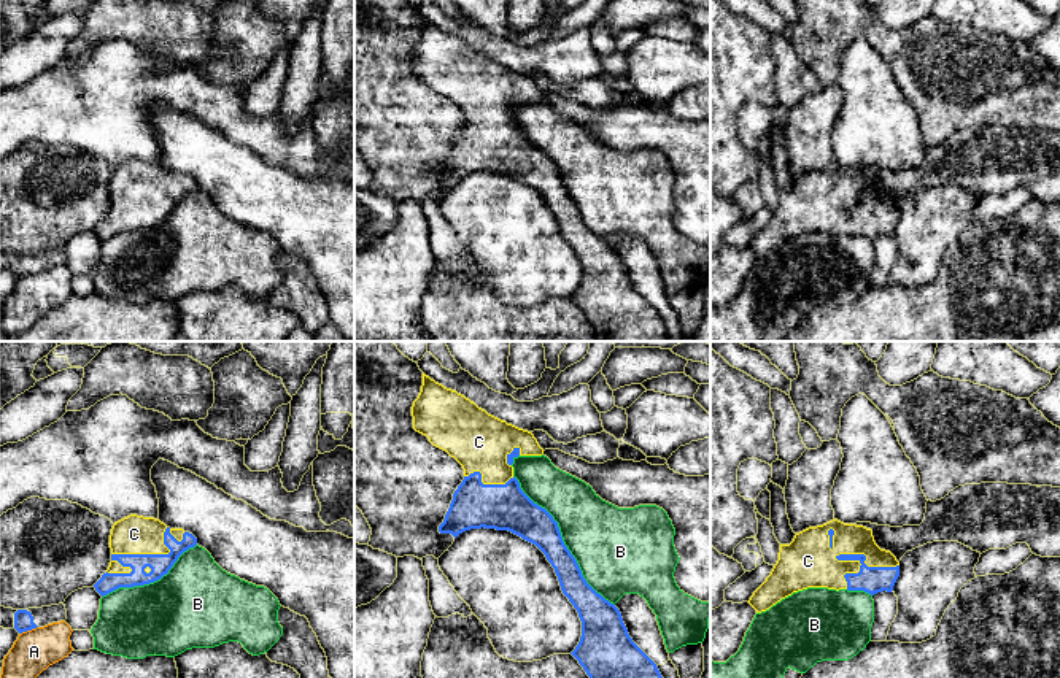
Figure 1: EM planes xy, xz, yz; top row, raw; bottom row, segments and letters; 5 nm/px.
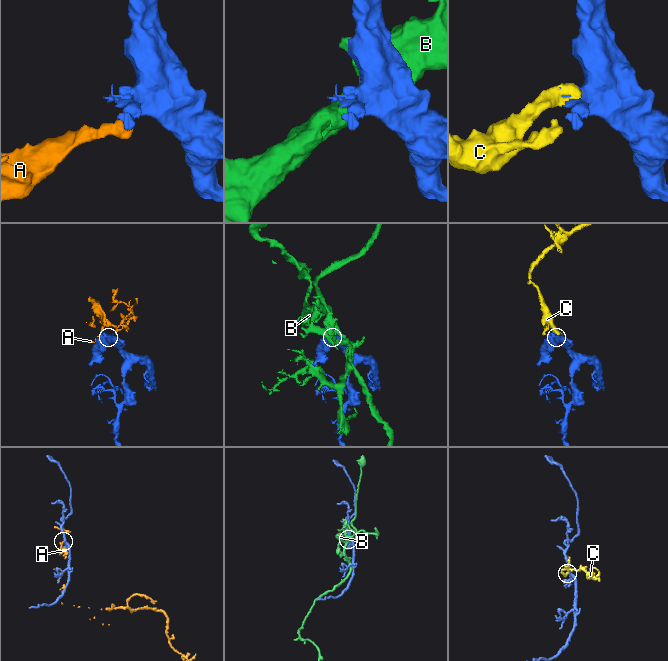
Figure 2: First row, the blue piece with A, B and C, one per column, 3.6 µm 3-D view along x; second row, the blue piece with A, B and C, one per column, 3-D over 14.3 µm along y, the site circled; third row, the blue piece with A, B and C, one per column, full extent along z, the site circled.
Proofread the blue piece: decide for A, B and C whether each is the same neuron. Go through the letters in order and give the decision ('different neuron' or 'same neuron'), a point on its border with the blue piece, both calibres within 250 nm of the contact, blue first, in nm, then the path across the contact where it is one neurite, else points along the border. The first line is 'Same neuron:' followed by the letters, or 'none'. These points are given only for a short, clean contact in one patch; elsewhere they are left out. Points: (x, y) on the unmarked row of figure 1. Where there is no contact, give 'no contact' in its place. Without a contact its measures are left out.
Same neuron: C
A: different neuron | xy (27, 273) | 100/220 nm | along xy (37, 270), (19, 278)
B: different neuron | xz (561, 184) | 190/380 nm
C: same neuron | yz (865, 208) | 140/220 nm

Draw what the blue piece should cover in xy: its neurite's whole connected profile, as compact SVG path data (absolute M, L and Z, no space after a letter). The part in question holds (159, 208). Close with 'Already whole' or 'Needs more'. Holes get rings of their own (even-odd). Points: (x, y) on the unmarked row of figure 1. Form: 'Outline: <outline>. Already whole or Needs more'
Outline: M130 159L114 167L110 179L111 206L94 232L103 241L119 232L154 227L195 189L197 183L183 173Z. Needs more

